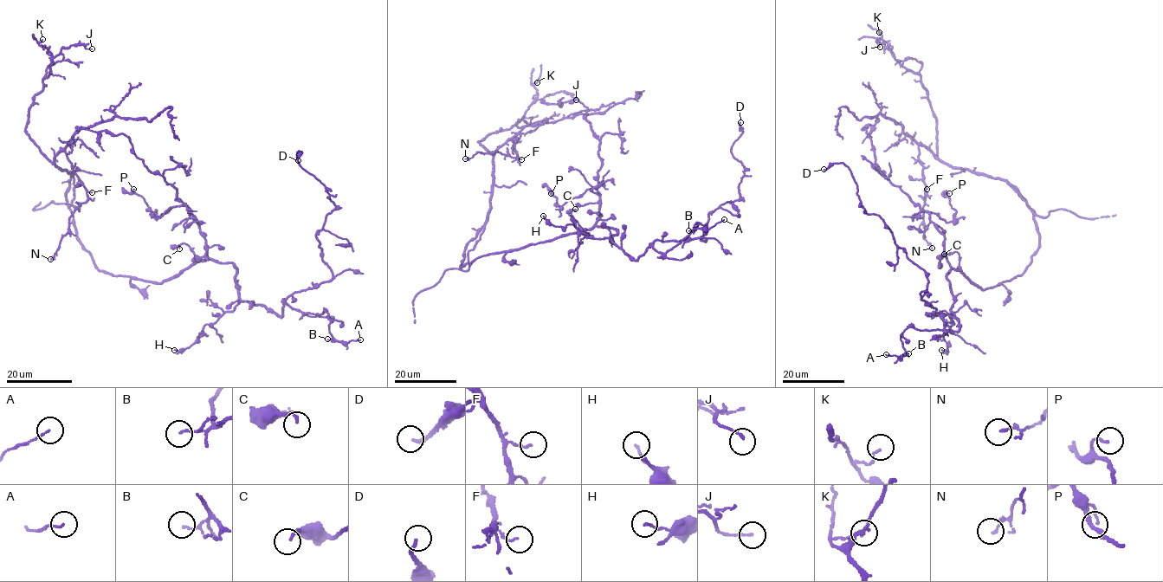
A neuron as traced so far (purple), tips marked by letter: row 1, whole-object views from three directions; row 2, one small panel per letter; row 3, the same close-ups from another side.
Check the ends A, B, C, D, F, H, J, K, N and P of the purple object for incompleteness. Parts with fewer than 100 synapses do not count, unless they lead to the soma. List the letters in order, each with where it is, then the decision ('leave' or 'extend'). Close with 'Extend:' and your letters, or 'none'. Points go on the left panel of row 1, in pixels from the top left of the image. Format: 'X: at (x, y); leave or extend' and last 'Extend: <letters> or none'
A: at (360, 339); leave
B: at (327, 339); leave
C: at (179, 248); leave
D: at (298, 160); leave
F: at (92, 192); leave
H: at (174, 350); leave
J: at (92, 48); leave
K: at (42, 39); leave
N: at (50, 259); leave
P: at (133, 189); leave
Extend: none

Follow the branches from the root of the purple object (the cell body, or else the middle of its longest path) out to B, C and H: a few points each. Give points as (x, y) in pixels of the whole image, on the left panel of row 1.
B: (155, 282), (208, 259), (230, 262), (240, 299), (281, 316), (284, 304), (327, 313), (327, 339)
C: (155, 282), (177, 277), (194, 261), (191, 248), (185, 243), (175, 248), (179, 248)
H: (155, 282), (177, 277), (208, 259), (230, 262), (236, 270), (235, 307), (205, 325), (188, 347), (174, 350)

